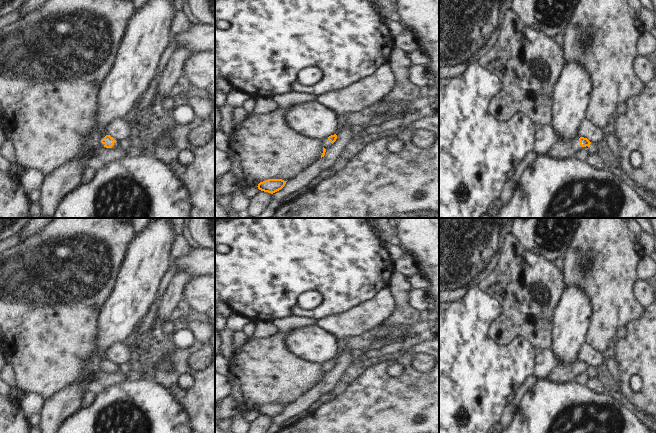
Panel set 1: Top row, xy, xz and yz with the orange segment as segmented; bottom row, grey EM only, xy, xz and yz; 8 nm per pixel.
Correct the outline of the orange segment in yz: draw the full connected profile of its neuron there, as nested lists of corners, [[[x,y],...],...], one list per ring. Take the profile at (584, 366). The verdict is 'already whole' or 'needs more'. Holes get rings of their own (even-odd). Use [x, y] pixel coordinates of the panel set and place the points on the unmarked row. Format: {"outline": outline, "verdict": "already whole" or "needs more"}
{"outline": [[[584,361],[557,363],[549,377],[556,382],[575,381],[575,378],[582,371],[590,371],[591,366]]], "verdict": "needs more"}

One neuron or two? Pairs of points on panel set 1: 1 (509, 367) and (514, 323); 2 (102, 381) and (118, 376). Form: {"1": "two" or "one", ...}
{"1": "two", "2": "one"}

